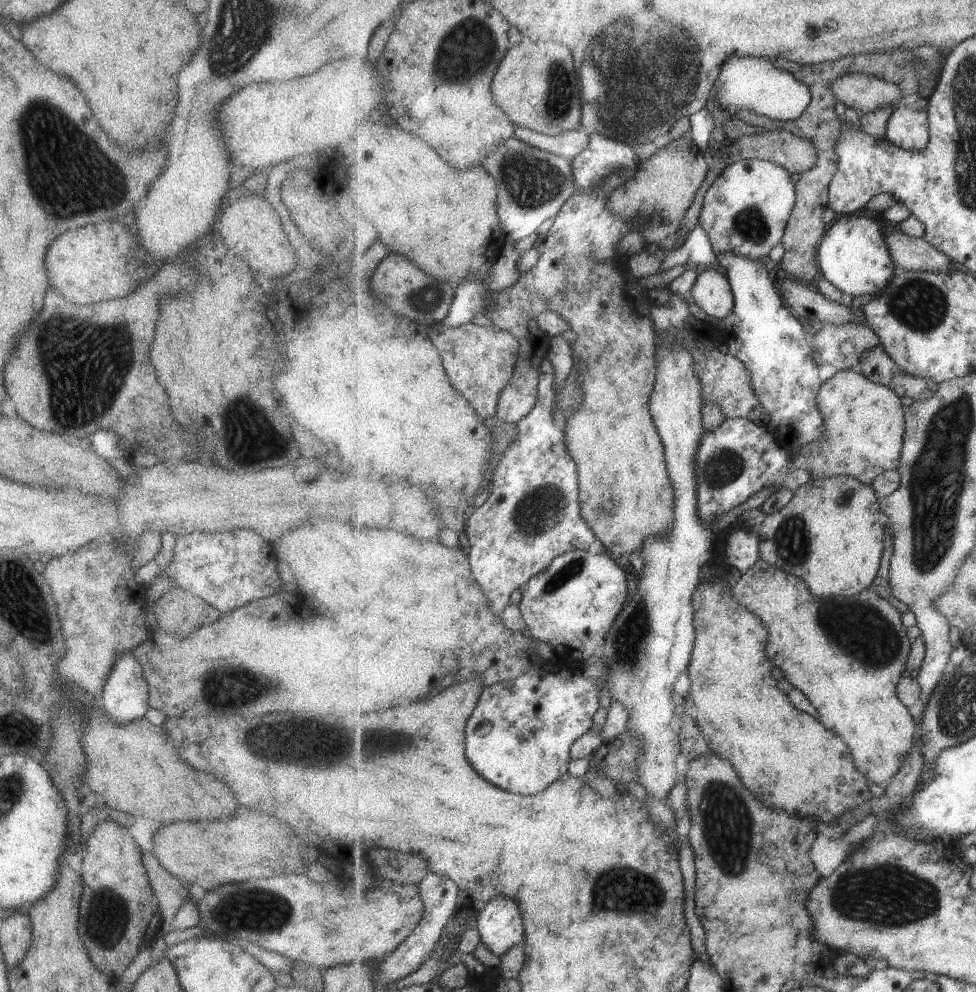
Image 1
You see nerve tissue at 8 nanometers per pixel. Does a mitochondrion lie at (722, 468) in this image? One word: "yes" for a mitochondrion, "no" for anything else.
yes

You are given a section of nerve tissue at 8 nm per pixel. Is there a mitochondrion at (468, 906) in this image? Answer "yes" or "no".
no

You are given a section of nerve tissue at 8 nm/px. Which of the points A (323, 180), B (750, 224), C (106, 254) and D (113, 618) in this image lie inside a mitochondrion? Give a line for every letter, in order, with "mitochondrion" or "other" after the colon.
A: other
B: mitochondrion
C: other
D: other

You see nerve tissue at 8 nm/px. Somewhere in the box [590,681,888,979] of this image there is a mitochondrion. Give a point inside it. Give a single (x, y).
(721, 802)

